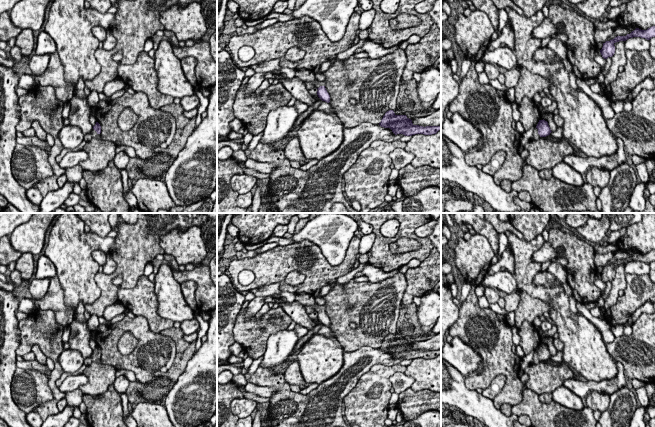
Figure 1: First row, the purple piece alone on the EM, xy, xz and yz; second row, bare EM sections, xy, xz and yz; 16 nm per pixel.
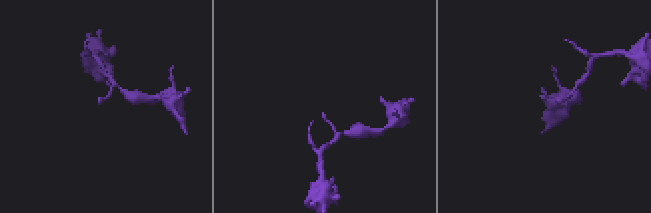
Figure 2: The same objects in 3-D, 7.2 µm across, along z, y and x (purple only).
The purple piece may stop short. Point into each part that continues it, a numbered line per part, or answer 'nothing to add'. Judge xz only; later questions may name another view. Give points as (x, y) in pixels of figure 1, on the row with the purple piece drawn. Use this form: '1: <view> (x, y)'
1: xz (306, 75)

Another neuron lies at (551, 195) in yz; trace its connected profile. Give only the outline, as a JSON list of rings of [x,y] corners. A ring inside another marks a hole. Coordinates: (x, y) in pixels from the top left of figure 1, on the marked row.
[[[529,164],[523,167],[523,176],[512,182],[512,190],[526,191],[531,196],[531,203],[542,213],[561,213],[562,211],[592,211],[601,213],[596,208],[597,196],[594,187],[588,183],[581,186],[566,184],[555,177],[542,179],[538,170]]]

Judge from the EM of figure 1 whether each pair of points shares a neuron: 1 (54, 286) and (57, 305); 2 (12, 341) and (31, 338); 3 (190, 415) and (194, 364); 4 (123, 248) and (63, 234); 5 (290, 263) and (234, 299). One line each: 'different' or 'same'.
1: same
2: different
3: same
4: different
5: different

